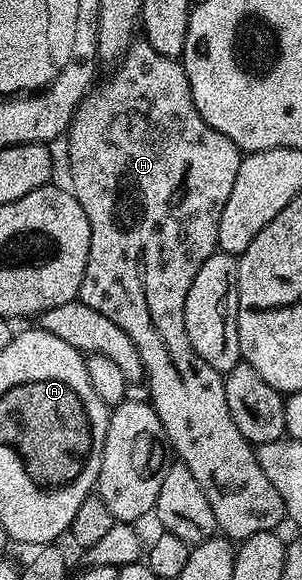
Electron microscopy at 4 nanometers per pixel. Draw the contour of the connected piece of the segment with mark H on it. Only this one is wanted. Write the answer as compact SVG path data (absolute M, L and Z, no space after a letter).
M135 41L132 42L131 47L123 54L122 59L112 71L115 72L110 72L106 76L111 85L100 82L98 87L103 91L103 95L97 93L99 97L93 97L93 89L87 92L85 98L79 103L81 113L75 113L71 126L65 132L67 163L71 166L69 187L77 197L81 209L85 209L85 217L89 217L89 229L91 230L89 261L85 265L85 277L81 281L78 302L89 305L89 309L97 309L97 313L102 313L104 317L109 317L109 321L113 321L113 325L117 325L117 329L125 329L125 333L129 333L133 345L137 345L137 353L141 353L145 388L147 387L148 393L151 394L149 396L150 405L165 429L167 442L174 458L185 464L189 473L193 473L193 477L197 477L197 485L201 485L201 489L205 489L205 497L209 497L209 506L213 509L216 528L232 541L248 539L253 537L253 533L274 531L278 523L285 518L281 493L277 493L273 481L269 481L269 477L265 477L265 469L261 469L255 456L255 447L248 443L245 437L241 437L241 429L237 429L237 425L233 425L229 405L225 405L223 375L205 361L201 361L201 357L197 357L197 353L185 333L185 297L189 297L189 285L193 285L193 277L197 277L197 269L201 269L201 265L205 265L207 258L215 254L219 246L217 225L221 221L221 209L225 209L225 201L229 201L229 193L233 190L233 181L237 181L237 169L241 165L243 155L239 146L233 141L229 141L229 137L225 137L225 133L217 133L217 129L213 129L213 125L209 125L199 116L197 105L193 105L189 77L179 59L170 59L157 53L157 49L153 49L145 41Z

